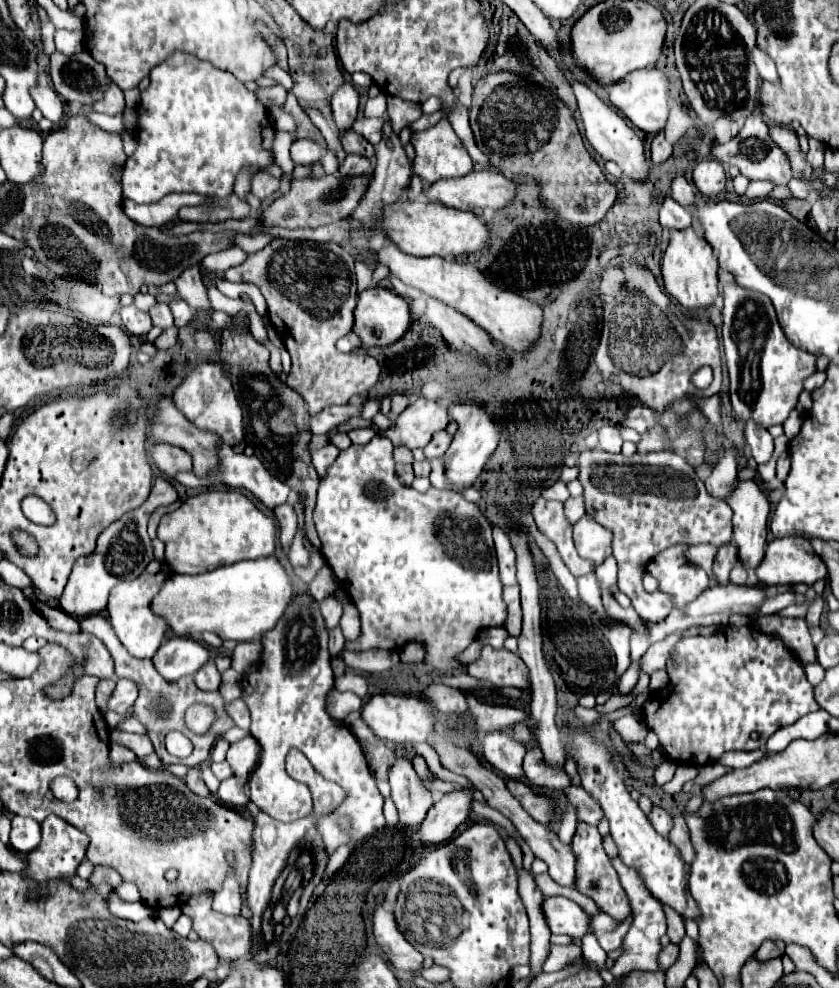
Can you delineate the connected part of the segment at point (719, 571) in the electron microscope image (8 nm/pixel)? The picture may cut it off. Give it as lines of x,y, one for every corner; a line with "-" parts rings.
732,542
720,546
714,560
714,582
728,582
728,574
736,562
736,548
732,548

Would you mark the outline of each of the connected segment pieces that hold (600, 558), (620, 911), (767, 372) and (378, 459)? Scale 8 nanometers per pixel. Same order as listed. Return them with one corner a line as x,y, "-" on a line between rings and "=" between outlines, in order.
592,516
584,518
586,524
574,524
574,544
582,558
592,560
592,564
598,566
612,554
612,532
592,520
=
578,822
578,828
576,828
574,840
572,840
572,852
576,852
576,866
578,866
576,870
580,872
580,880
576,882
576,890
586,894
588,898
592,898
604,914
612,916
618,924
622,924
630,916
630,902
628,902
624,888
620,886
618,874
612,868
610,858
606,856
604,848
602,848
602,836
600,836
598,828
584,824
584,822
=
728,284
724,290
724,324
722,324
722,344
726,354
726,366
730,374
730,398
736,414
746,422
748,418
756,420
764,428
770,424
780,424
788,418
790,410
794,410
798,402
798,394
802,392
802,382
810,374
816,372
816,356
792,346
784,336
774,306
768,296
746,290
738,284
=
376,436
374,440
370,440
364,446
350,446
348,450
340,452
334,466
328,470
326,480
318,488
318,504
316,504
316,510
314,510
314,522
316,522
318,536
322,540
320,552
324,554
326,562
330,564
340,588
346,590
352,604
358,608
360,622
362,622
358,640
354,640
350,644
346,642
344,650
348,650
348,646
354,652
364,652
364,650
372,650
372,648
398,650
404,644
414,640
414,642
422,644
426,652
438,652
438,660
424,660
424,664
440,670
440,672
452,674
452,672
462,668
462,662
458,660
458,656
474,640
478,640
480,632
484,628
490,628
490,626
504,626
504,620
508,616
506,614
506,604
502,600
502,584
500,584
500,578
498,578
498,564
496,564
496,552
494,552
494,542
492,542
492,528
490,528
490,522
484,518
482,510
476,504
464,500
462,494
456,494
456,492
450,492
450,490
436,490
436,488
430,488
426,494
420,494
414,488
402,486
396,478
396,472
394,472
392,450
394,450
392,442
384,436

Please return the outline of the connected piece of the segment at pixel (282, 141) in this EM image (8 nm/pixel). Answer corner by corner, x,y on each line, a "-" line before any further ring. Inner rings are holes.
276,130
274,140
275,162
282,168
284,178
290,182
290,175
294,169
294,162
290,158
290,147
292,145
291,134
284,131

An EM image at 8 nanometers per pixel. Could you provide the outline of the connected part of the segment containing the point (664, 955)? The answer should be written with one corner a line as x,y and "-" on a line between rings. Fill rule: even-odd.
668,944
662,952
660,952
660,970
662,972
666,972
674,962
676,962
676,958
678,958
678,946
676,944

